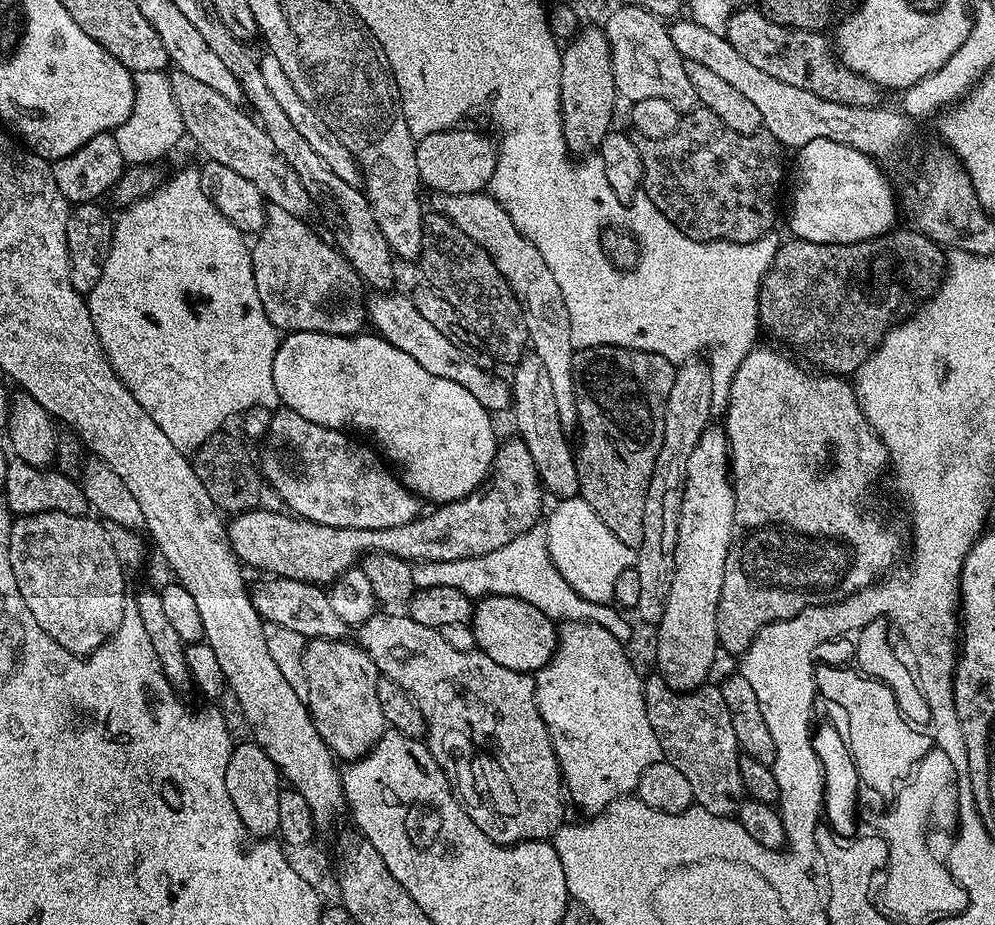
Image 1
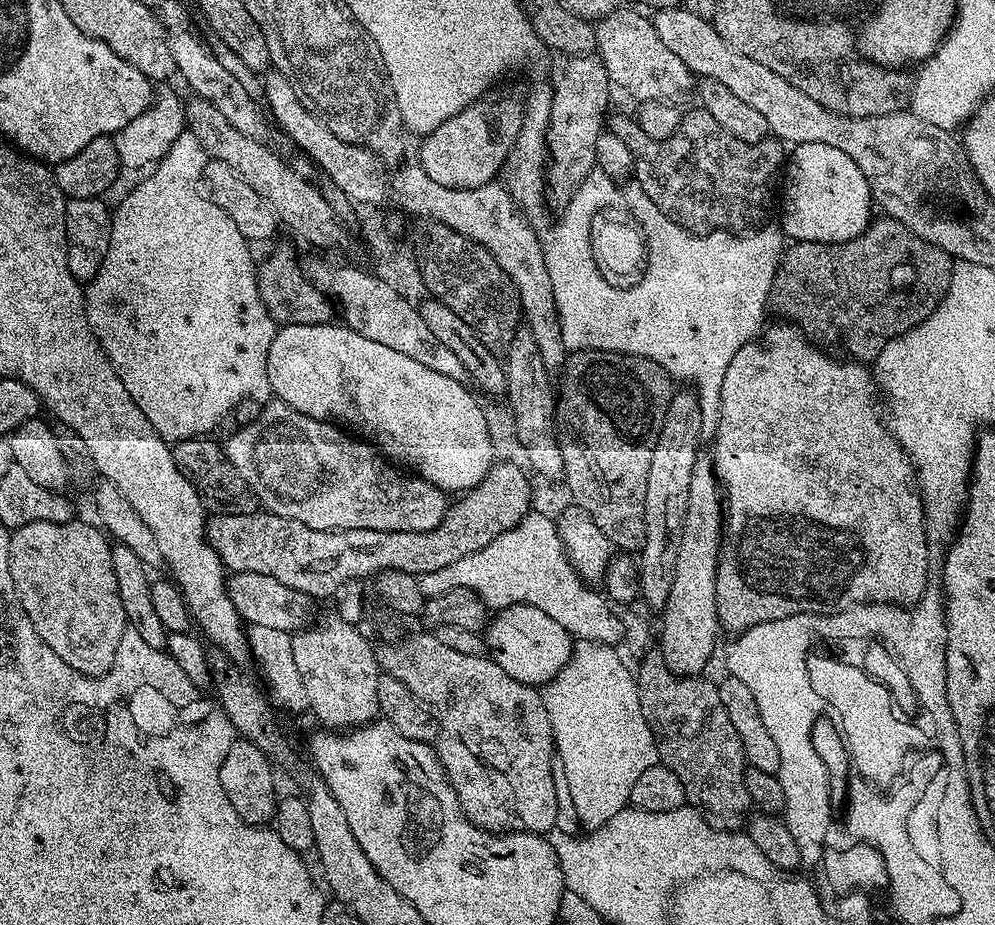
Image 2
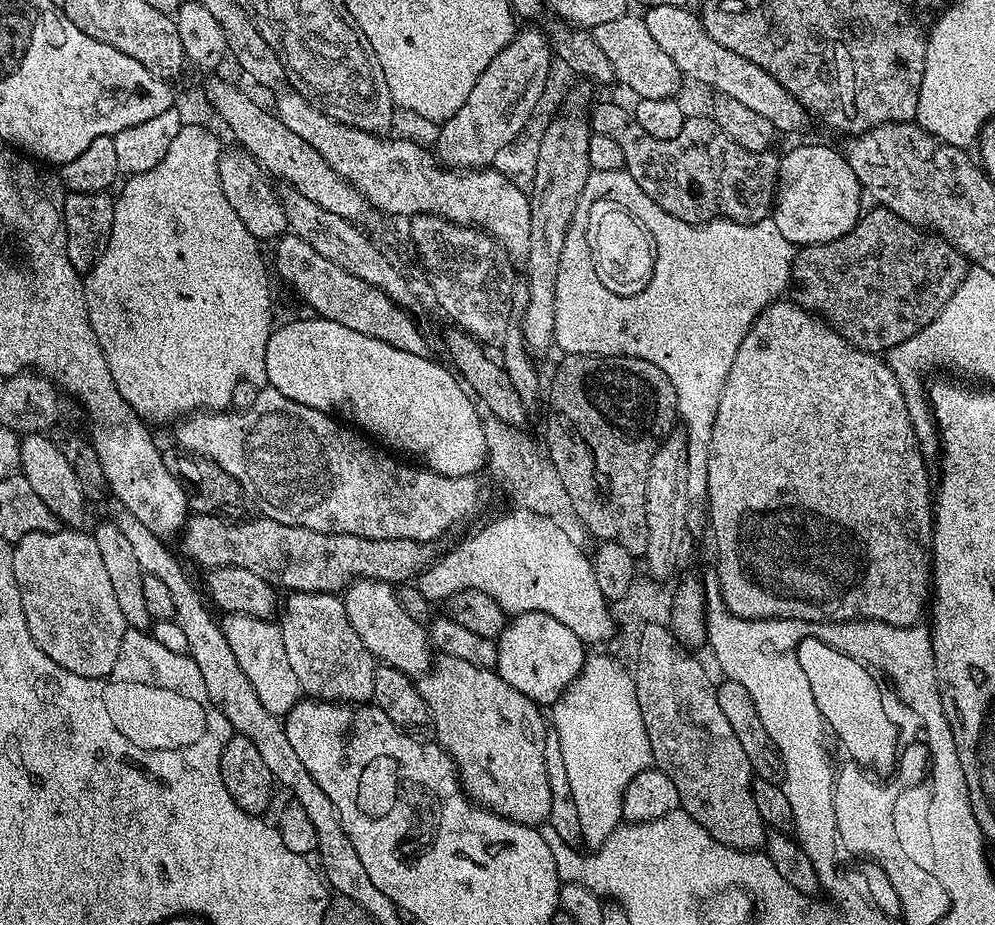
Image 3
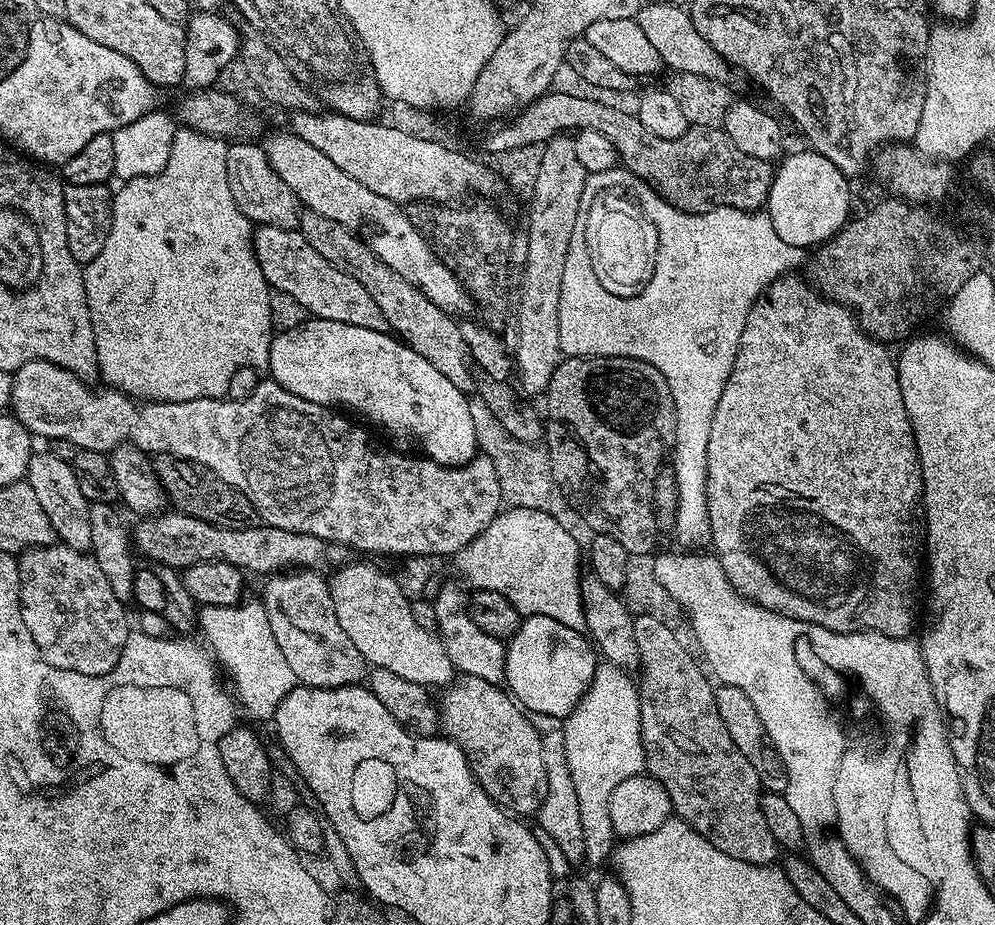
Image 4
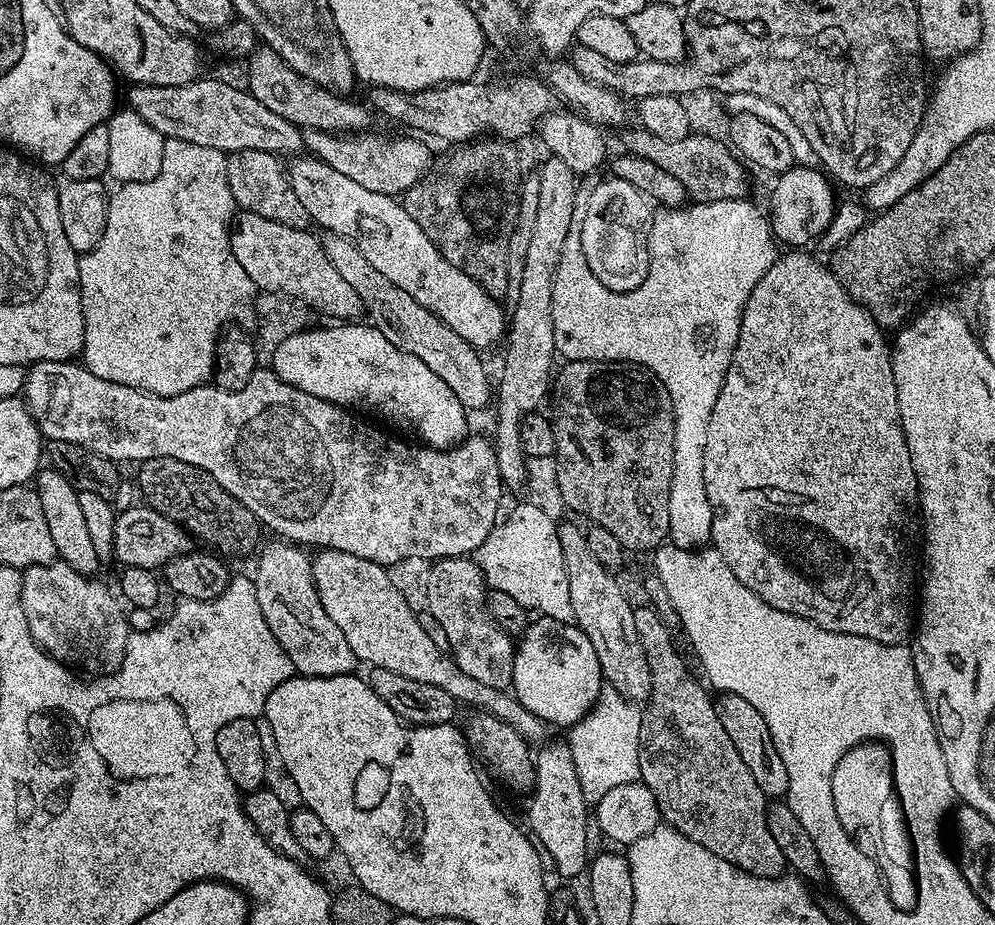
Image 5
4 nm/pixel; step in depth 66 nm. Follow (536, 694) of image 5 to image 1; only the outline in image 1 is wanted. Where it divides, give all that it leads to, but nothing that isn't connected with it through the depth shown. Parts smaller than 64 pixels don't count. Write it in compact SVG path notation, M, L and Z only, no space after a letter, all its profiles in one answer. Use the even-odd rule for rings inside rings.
M485 596L477 599L472 610L470 627L476 639L476 648L485 652L490 658L494 658L494 662L498 662L498 666L506 666L506 670L535 674L545 668L550 662L550 658L556 653L557 621L542 614L542 610L538 610L538 606L530 606L530 602L522 602L522 598Z

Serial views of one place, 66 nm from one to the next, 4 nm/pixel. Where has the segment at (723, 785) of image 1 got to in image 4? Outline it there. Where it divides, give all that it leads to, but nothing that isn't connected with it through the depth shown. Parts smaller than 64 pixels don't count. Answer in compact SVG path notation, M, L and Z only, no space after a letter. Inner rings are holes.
M637 615L632 621L632 629L640 655L640 737L647 775L666 786L673 813L694 830L698 830L698 834L702 834L702 838L706 838L718 850L742 862L772 864L776 852L778 853L778 845L762 814L760 779L754 766L750 766L746 754L742 754L742 750L734 746L734 738L730 738L730 733L722 723L722 714L718 714L716 688L709 673L702 667L701 661L695 655L692 657L687 646L676 637L677 629L666 626L658 618Z

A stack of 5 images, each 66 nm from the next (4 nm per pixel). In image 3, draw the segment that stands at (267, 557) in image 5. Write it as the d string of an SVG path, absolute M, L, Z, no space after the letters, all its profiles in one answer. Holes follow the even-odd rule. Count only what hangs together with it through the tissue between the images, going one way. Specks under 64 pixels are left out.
M292 592L289 600L282 604L282 615L278 623L282 634L282 646L286 646L286 659L294 669L305 697L331 700L342 704L363 704L372 700L374 670L378 667L375 656L362 646L362 638L354 634L354 626L346 618L343 599L330 592Z

